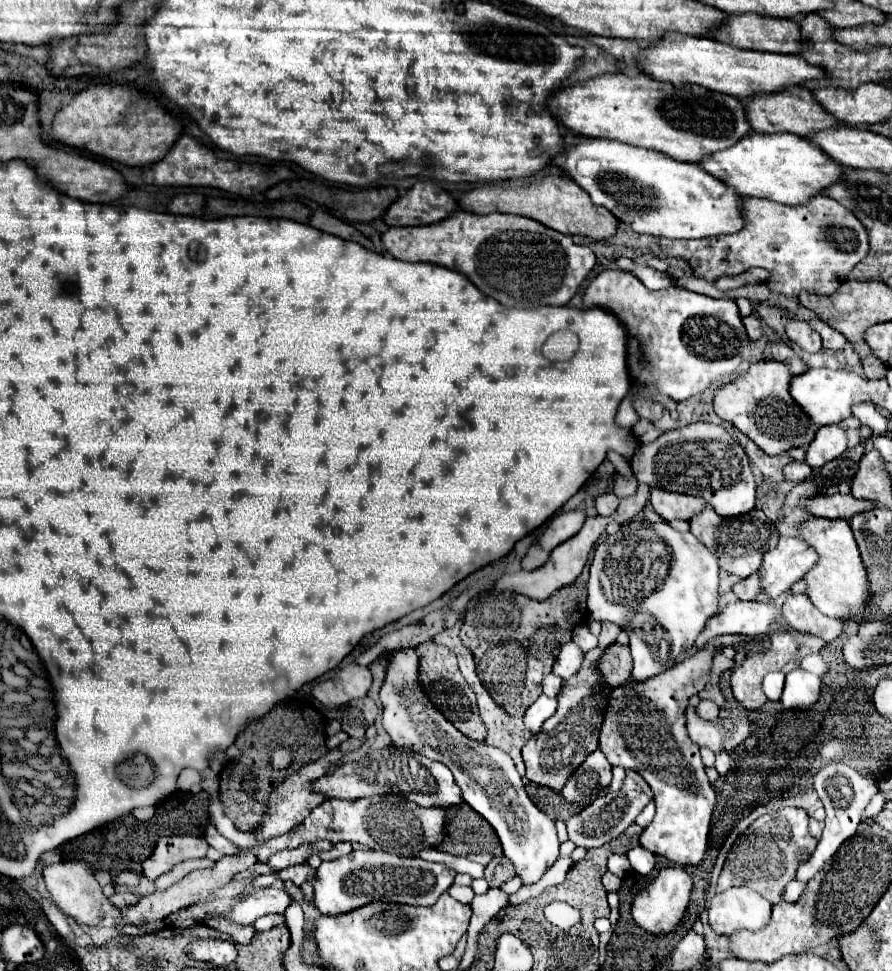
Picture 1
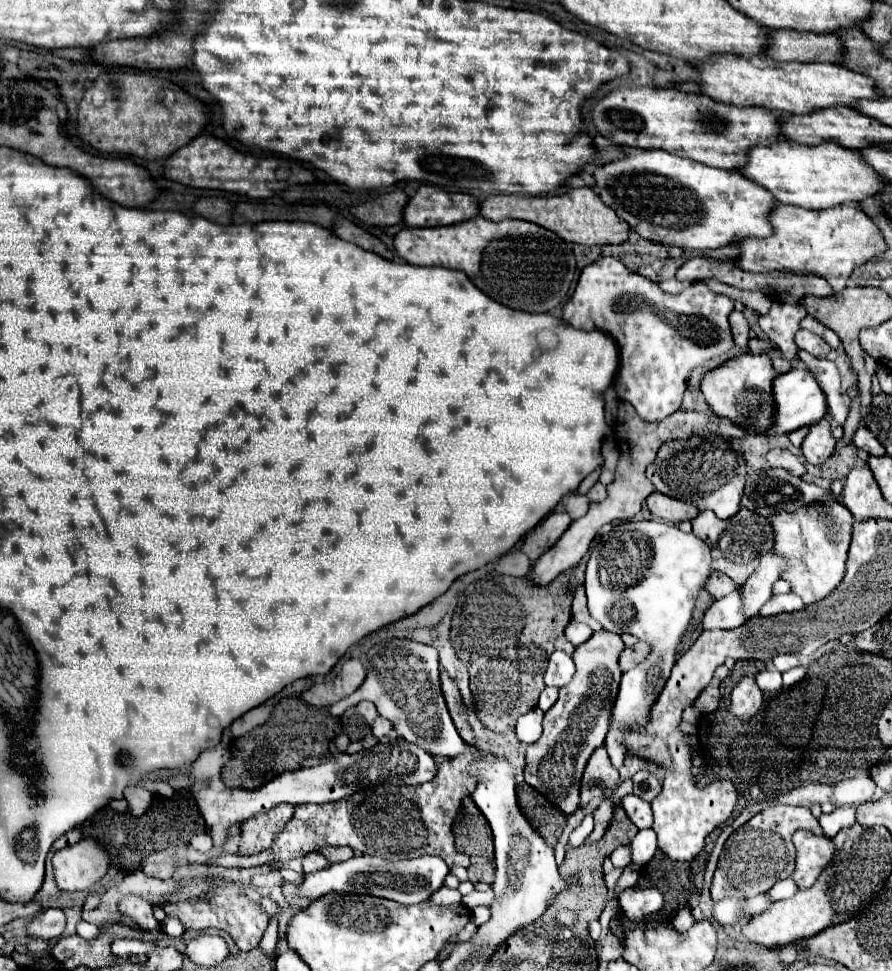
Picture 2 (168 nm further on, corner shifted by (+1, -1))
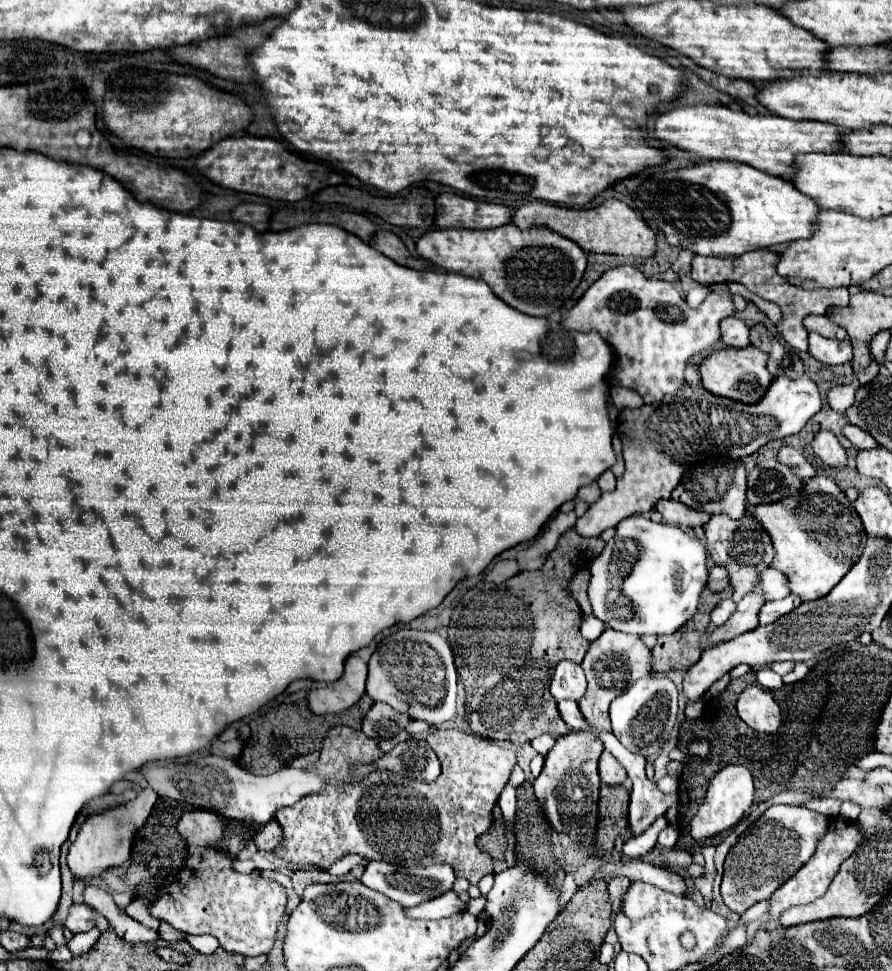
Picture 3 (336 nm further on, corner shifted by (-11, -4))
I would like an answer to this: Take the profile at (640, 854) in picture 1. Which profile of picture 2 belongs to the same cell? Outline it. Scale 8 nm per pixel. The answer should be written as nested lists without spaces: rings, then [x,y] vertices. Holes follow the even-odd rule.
[[[643,829],[631,841],[631,863],[643,867],[647,865],[657,851],[657,835],[653,829]]]

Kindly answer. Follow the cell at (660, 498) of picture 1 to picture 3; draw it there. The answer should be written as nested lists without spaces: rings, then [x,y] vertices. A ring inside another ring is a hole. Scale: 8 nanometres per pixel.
[[[659,500],[655,510],[663,516],[665,522],[671,522],[671,524],[679,524],[679,526],[689,526],[689,528],[697,528],[697,526],[703,526],[711,516],[707,512],[699,512],[699,510],[693,510],[677,500]]]

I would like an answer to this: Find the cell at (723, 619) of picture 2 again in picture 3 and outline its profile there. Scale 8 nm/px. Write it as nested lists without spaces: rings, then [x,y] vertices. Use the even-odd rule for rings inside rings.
[[[721,600],[721,602],[711,610],[711,622],[713,622],[715,626],[725,624],[727,618],[735,612],[735,608],[737,608],[737,604],[735,604],[733,600]]]

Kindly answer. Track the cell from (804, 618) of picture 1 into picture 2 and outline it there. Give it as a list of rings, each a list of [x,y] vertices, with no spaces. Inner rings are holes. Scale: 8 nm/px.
[[[787,593],[787,595],[773,595],[761,609],[761,615],[779,615],[779,613],[793,613],[795,609],[803,609],[805,603],[801,597],[797,597],[795,593]]]

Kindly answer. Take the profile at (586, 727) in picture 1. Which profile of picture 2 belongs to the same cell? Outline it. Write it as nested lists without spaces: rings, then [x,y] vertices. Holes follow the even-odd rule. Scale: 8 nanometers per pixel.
[[[611,631],[593,633],[589,641],[575,647],[573,661],[577,671],[573,679],[559,689],[557,703],[545,713],[541,739],[527,747],[525,781],[567,815],[579,805],[579,783],[591,753],[605,743],[611,705],[619,693],[621,669],[617,659],[623,647],[621,637]]]

